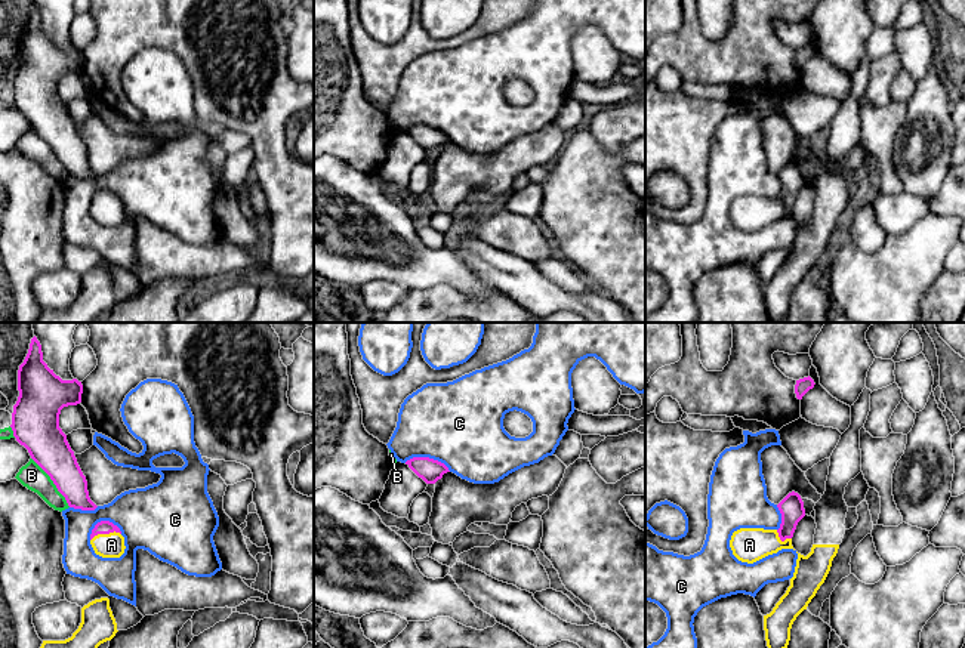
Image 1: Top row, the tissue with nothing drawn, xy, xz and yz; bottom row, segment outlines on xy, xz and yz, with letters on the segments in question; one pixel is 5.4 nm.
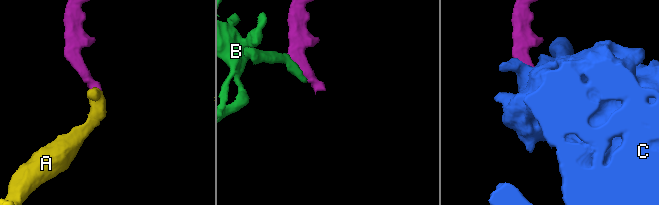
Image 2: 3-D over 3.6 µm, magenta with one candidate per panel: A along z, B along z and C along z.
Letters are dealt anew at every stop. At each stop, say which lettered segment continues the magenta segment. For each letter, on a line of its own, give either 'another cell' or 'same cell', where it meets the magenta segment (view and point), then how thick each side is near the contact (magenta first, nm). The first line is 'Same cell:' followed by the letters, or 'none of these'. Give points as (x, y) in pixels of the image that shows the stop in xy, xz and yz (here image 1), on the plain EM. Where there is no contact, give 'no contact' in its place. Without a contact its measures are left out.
Same cell: A
A: same cell; meets magenta in xy at (105, 201); 80 nm thick on the magenta side, 130 nm on the other
B: another cell; meets magenta in xy at (54, 151); 220 nm thick on the magenta side, 140 nm on the other
C: another cell; meets magenta in xz at (428, 126); 120 nm thick on the magenta side, 460 nm on the other

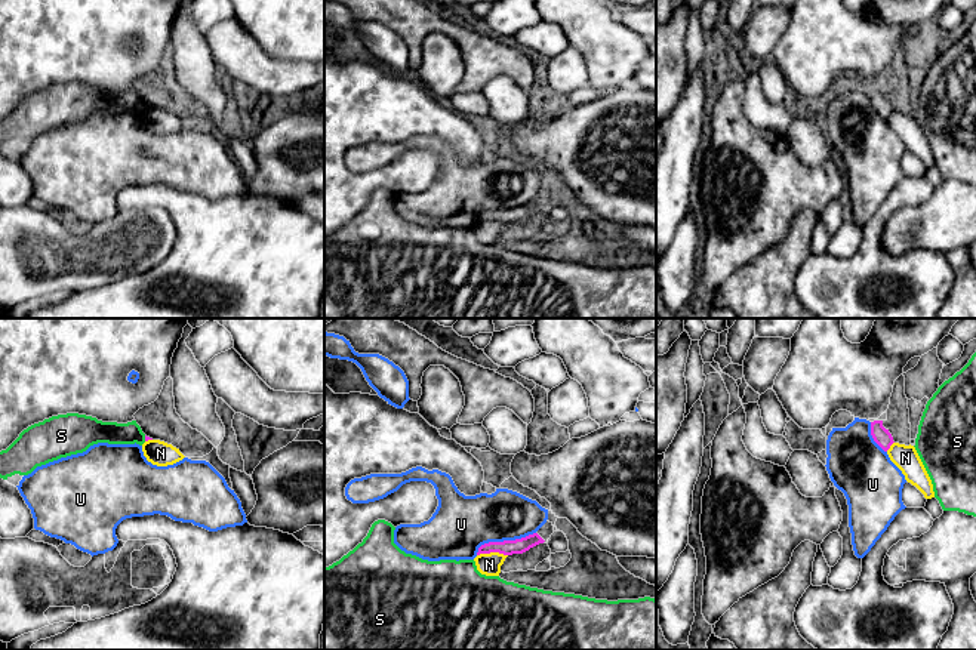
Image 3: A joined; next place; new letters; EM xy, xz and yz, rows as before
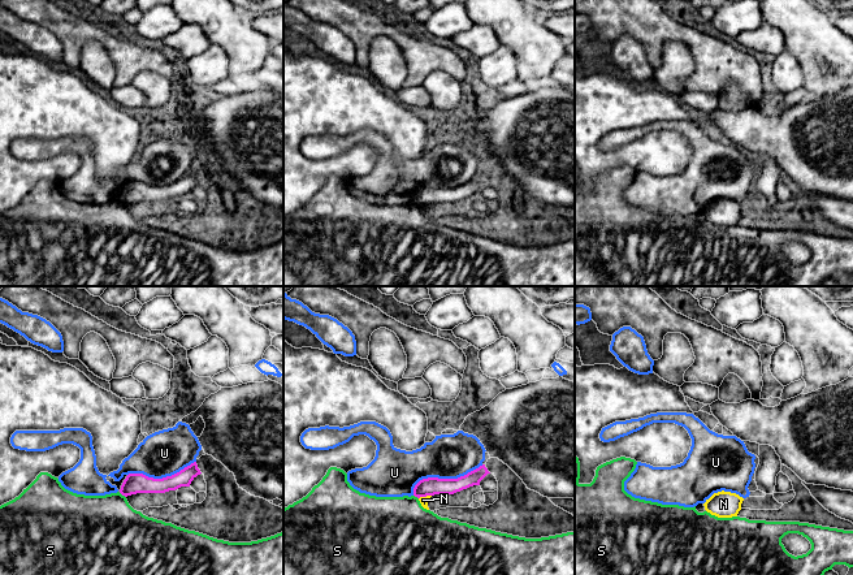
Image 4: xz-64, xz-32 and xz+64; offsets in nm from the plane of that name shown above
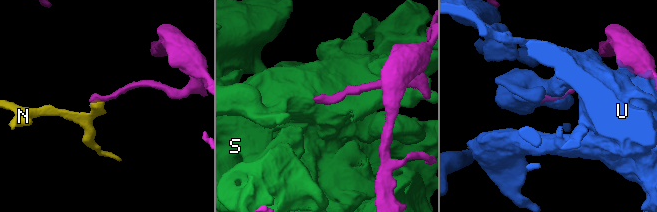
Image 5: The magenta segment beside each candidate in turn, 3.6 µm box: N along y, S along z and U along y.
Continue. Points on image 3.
Same cell: none of these
N: another cell; meets magenta in xz at (492, 219); 80 nm thick on the magenta side, 120 nm on the other
S: another cell; meets magenta in xy at (145, 107); 20 nm thick on the magenta side, 120 nm on the other
U: another cell; meets magenta in xz at (504, 209); 80 nm thick on the magenta side, 320 nm on the other

